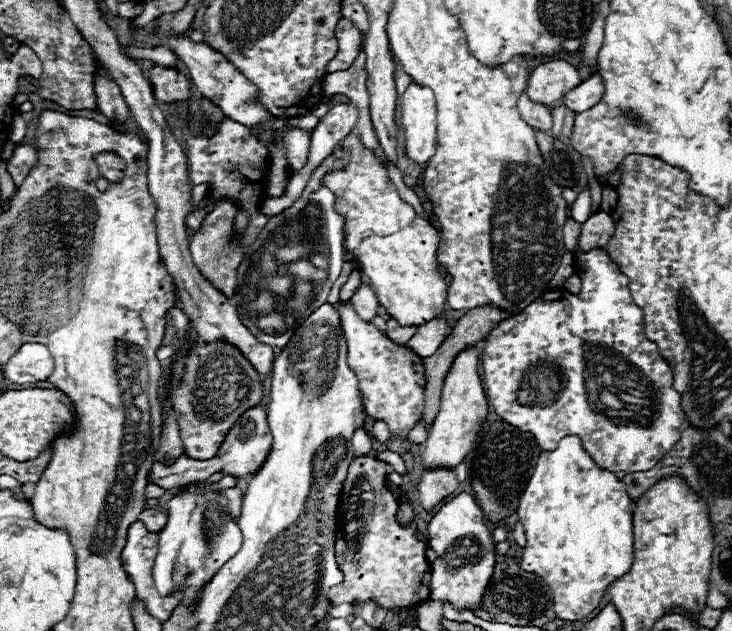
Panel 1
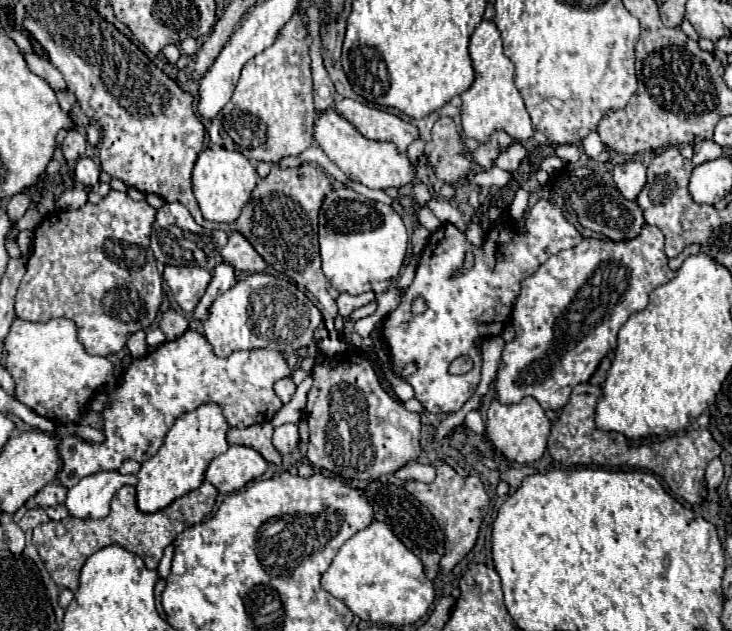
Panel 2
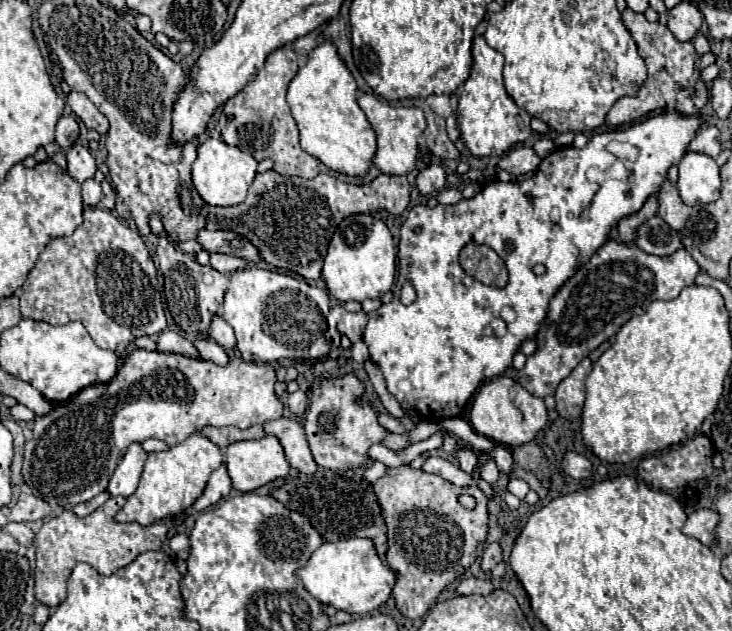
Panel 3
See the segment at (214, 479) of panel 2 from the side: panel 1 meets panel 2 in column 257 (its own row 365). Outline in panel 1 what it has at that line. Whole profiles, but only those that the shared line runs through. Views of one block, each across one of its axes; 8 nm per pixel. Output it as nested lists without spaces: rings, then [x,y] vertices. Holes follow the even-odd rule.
[[[470,346],[454,358],[454,362],[446,374],[440,412],[434,418],[432,428],[428,430],[428,438],[424,444],[422,458],[424,458],[426,468],[434,468],[434,466],[456,468],[464,460],[464,456],[472,450],[472,444],[474,444],[478,432],[482,430],[482,424],[486,422],[488,400],[486,400],[482,380],[478,374],[478,360],[480,360],[478,348]]]

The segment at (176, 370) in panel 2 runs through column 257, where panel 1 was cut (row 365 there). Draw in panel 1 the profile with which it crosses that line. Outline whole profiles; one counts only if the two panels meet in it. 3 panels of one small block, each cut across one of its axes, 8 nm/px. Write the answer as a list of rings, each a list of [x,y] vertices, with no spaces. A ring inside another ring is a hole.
[[[336,304],[342,316],[342,328],[348,342],[348,364],[356,372],[362,394],[362,408],[372,420],[388,424],[390,434],[406,438],[408,432],[420,422],[424,410],[426,374],[422,358],[408,346],[394,344],[374,324],[364,322],[352,308],[352,304]]]

